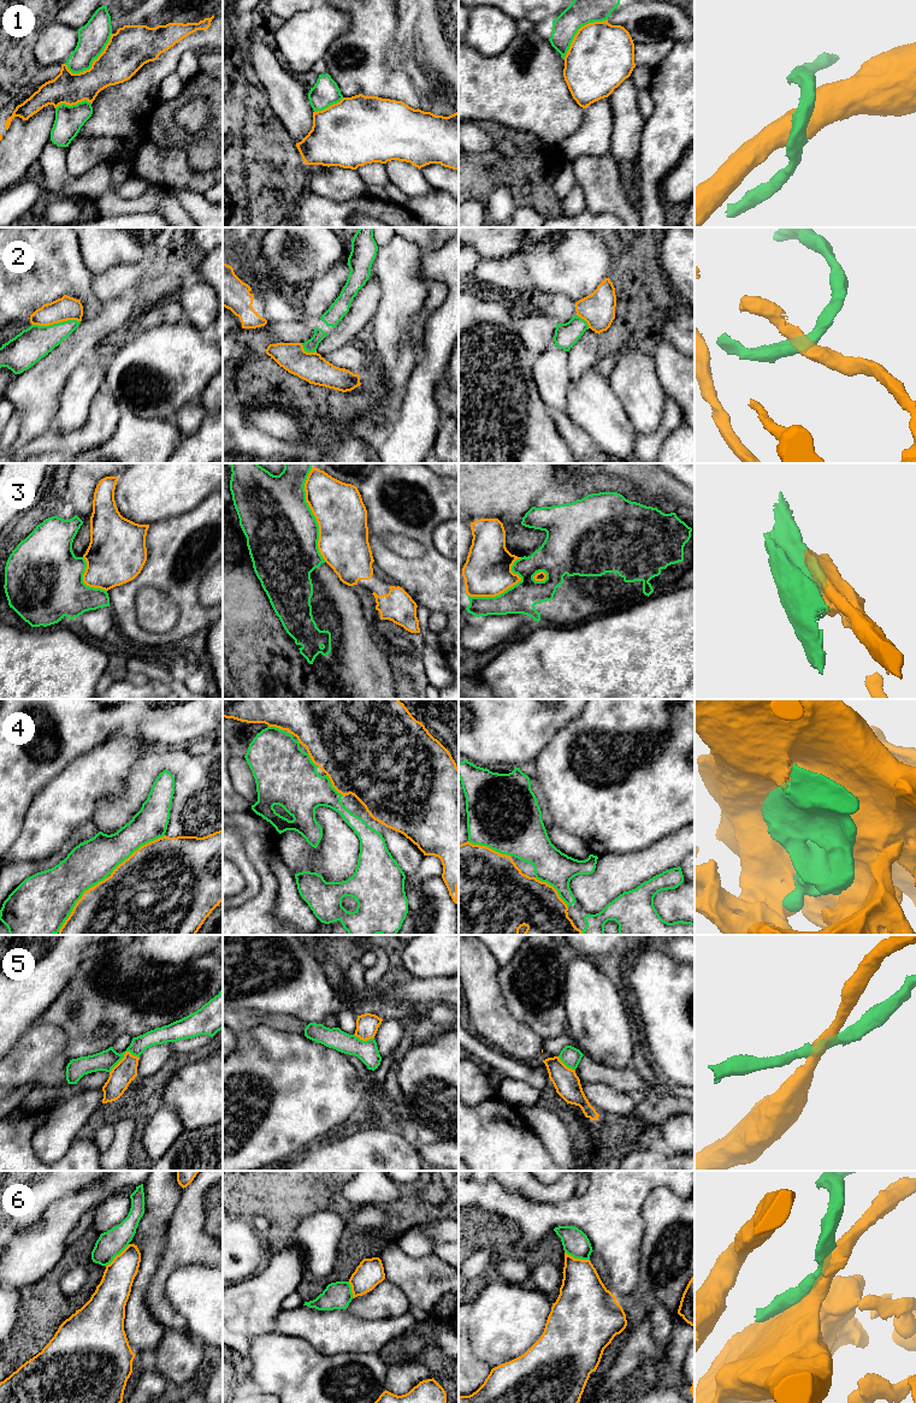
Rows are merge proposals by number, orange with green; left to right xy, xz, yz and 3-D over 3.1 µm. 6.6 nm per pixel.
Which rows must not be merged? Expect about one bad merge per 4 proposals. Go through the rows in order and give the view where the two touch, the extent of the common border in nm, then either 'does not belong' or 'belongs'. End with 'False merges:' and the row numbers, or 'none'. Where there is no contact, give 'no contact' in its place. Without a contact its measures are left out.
1: xy | 380 nm | does not belong
2: xy | 320 nm | belongs
3: xz | 650 nm | does not belong
4: xy | 500 nm | belongs
5: xy | 220 nm | does not belong
6: yz | 180 nm | does not belong
False merges: 1, 3, 5, 6

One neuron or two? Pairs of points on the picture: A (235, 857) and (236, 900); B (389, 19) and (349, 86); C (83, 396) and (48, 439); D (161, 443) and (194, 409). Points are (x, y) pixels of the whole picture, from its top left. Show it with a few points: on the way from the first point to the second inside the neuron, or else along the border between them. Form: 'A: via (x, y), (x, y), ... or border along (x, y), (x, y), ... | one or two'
A: via (246, 868), (248, 871), (247, 891) | one
B: via (373, 36), (370, 59), (364, 69) | one
C: border along (86, 420), (70, 431), (60, 431), (52, 426) | two
D: border along (172, 421), (182, 436) | two

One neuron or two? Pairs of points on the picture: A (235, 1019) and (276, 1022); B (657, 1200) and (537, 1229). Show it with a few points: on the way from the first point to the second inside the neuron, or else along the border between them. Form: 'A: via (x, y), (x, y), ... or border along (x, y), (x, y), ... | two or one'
A: via (244, 1019), (266, 1019) | one
B: border along (666, 1185), (657, 1187), (644, 1202), (644, 1232) | two

